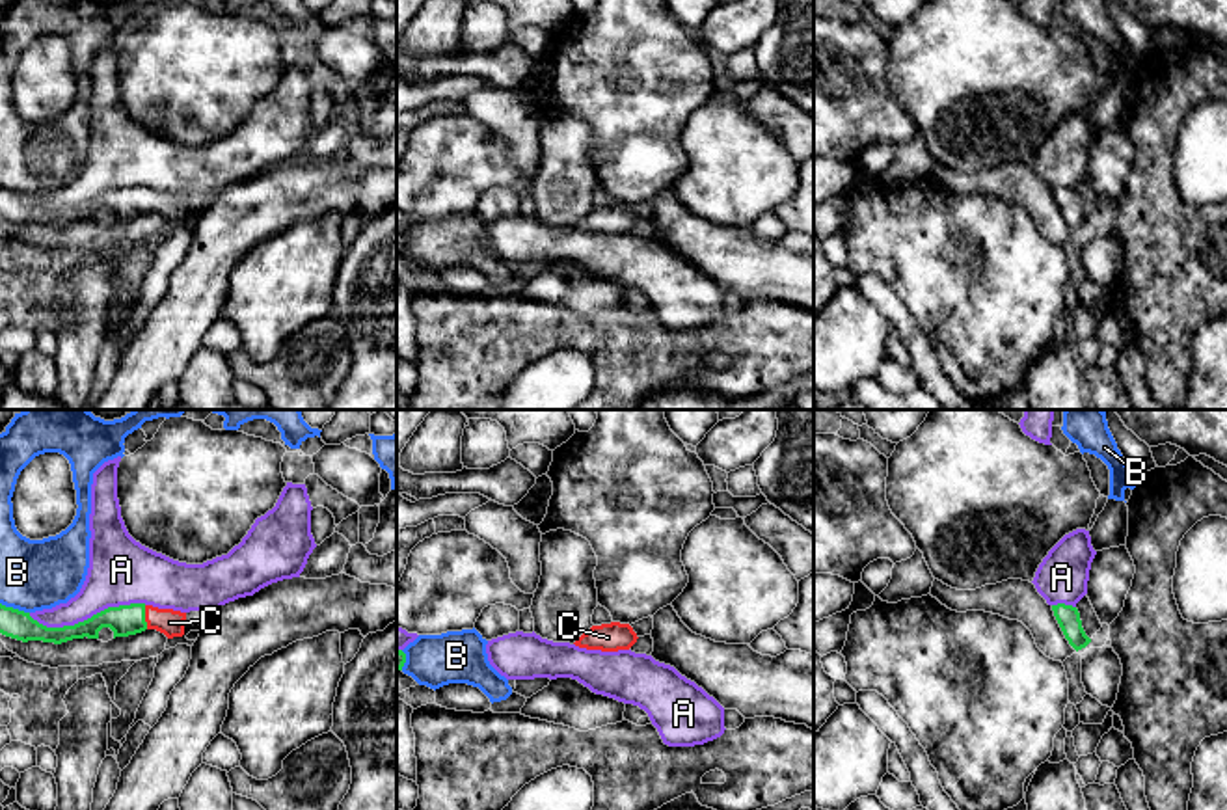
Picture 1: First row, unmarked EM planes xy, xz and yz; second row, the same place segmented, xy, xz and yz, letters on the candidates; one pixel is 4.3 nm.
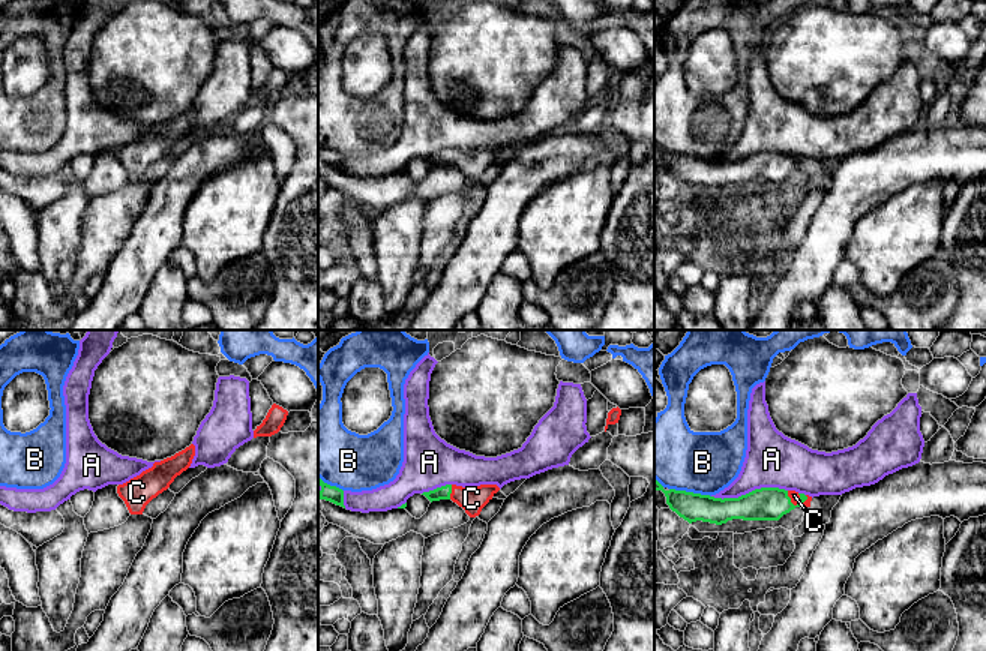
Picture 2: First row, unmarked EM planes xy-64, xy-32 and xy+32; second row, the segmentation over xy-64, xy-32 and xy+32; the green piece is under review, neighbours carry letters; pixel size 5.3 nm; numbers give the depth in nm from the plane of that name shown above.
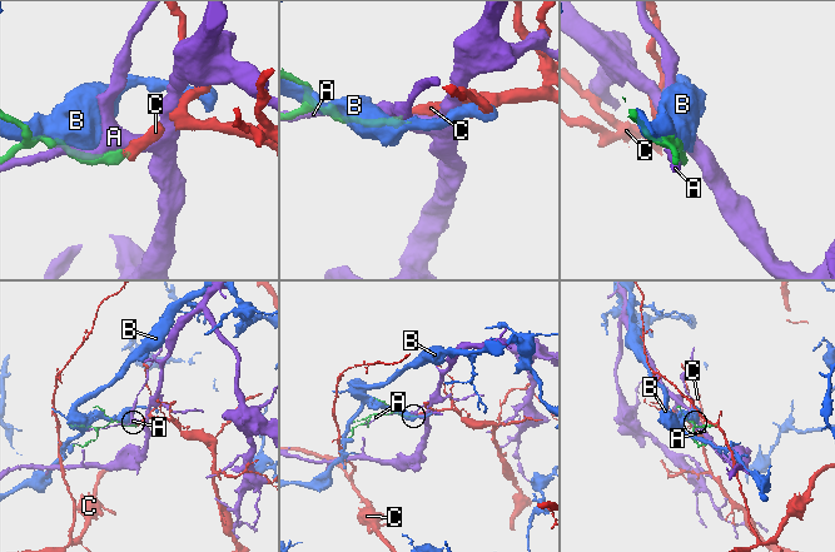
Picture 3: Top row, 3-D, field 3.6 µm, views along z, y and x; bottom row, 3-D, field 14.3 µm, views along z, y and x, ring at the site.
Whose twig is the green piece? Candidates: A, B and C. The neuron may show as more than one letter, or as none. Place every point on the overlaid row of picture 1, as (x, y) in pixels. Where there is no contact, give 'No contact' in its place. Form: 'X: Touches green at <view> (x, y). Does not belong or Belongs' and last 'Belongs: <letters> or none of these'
A: Touches green at xy (88, 619). Does not belong
B: Touches green at xy (15, 609). Does not belong
C: Touches green at xy (144, 617). Belongs
Belongs: C

